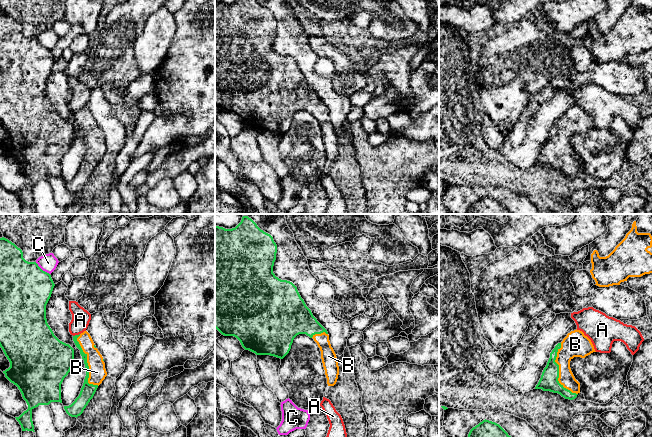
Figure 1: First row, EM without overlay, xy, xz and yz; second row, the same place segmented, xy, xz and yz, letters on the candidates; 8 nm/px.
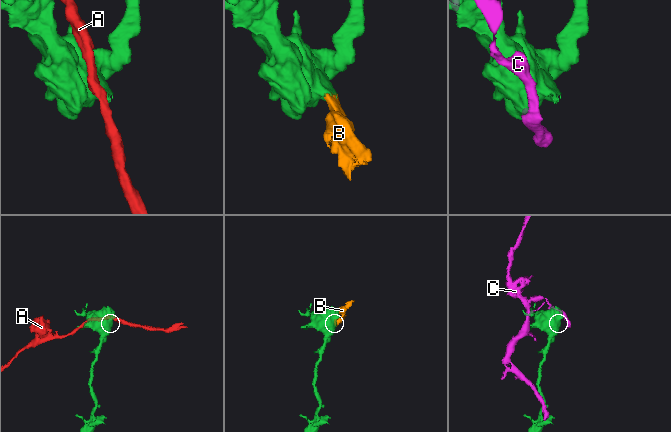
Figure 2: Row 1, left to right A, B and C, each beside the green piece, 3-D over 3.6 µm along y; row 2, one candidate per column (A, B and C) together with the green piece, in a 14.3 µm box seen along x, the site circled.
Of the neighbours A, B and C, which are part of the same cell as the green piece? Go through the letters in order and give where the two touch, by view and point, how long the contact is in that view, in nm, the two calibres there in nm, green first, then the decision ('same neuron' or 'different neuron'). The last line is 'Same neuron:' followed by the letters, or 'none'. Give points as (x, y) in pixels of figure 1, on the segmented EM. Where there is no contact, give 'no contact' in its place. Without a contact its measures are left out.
A: contact xy (76, 335); length 60 nm; calibres 50 and 140 nm; different neuron
B: contact yz (558, 372); length 440 nm; calibres 140 and 190 nm; same neuron
C: contact xy (41, 269); length 160 nm; calibres 420 and 140 nm; different neuron
Same neuron: B

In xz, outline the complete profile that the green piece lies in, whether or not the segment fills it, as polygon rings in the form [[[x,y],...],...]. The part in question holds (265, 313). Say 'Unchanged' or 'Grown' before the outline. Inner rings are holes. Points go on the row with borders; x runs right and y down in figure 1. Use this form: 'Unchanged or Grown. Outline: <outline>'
Grown. Outline: [[[243,216],[241,222],[232,229],[215,226],[215,328],[224,336],[236,337],[245,350],[280,359],[289,353],[297,335],[306,334],[320,348],[327,384],[334,386],[338,379],[339,366],[328,332],[306,306],[297,287],[290,281],[279,279],[273,273],[276,253],[277,245],[273,237],[261,230],[248,216]]]

